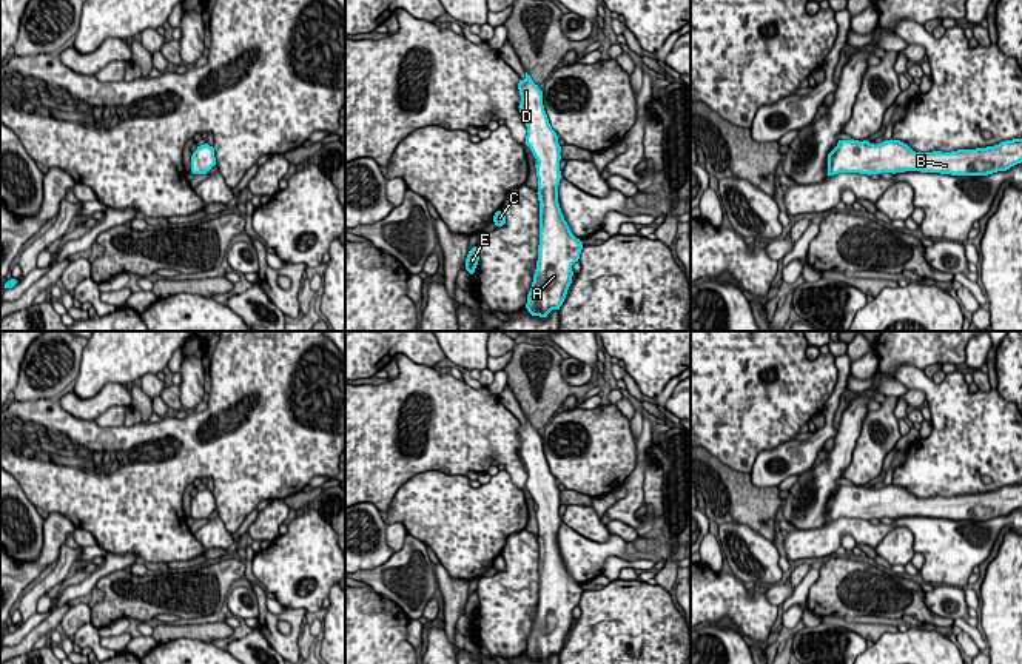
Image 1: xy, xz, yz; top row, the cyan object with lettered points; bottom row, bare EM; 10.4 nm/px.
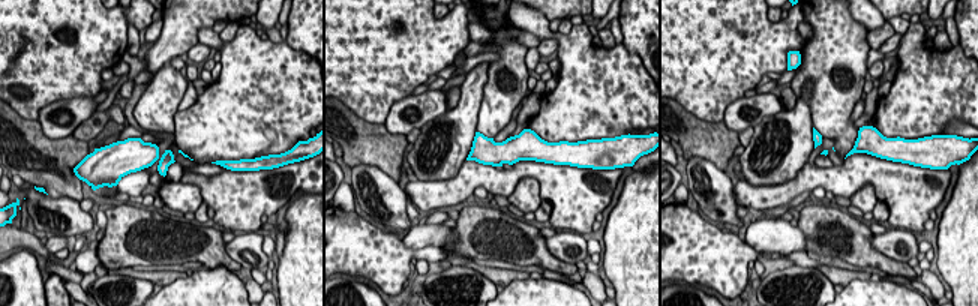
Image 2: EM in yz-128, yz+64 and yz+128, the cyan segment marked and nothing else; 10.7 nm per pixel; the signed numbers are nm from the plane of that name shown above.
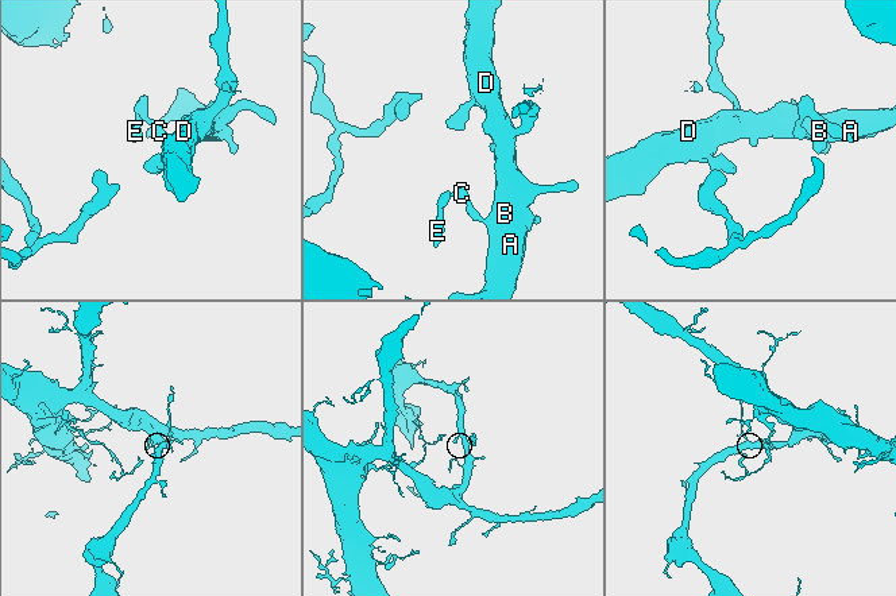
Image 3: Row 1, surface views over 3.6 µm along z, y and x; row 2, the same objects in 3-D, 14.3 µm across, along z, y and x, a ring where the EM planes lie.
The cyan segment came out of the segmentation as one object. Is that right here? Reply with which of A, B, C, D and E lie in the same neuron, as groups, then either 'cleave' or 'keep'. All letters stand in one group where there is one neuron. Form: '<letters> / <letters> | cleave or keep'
A B C D E | keep

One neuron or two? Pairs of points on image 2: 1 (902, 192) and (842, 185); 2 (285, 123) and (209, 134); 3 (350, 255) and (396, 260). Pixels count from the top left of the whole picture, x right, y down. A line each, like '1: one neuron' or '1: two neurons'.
1: one neuron
2: one neuron
3: one neuron

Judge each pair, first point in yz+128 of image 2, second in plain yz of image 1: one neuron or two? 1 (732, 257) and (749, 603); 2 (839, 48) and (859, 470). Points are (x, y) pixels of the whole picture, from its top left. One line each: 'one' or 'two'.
1: one
2: one

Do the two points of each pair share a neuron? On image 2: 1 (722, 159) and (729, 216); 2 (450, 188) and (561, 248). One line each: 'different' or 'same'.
1: different
2: different

